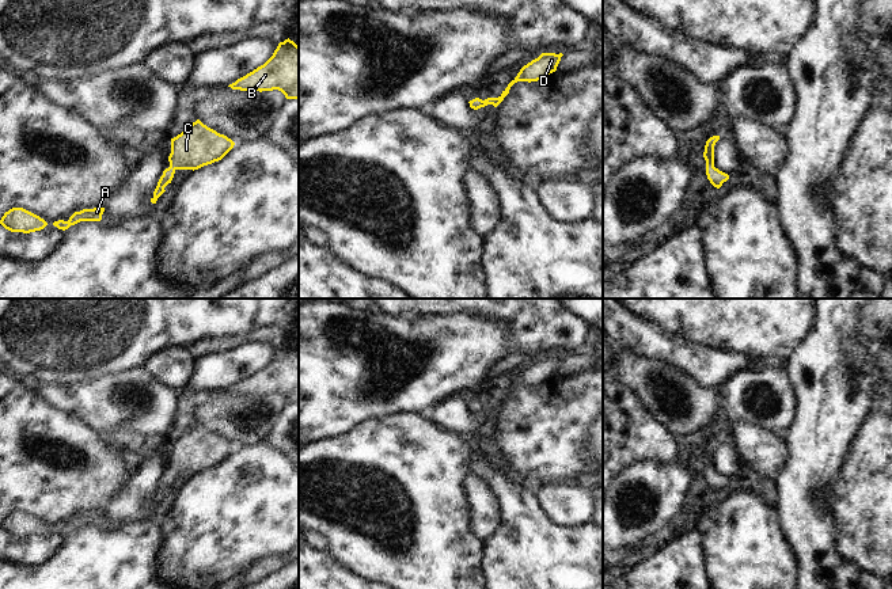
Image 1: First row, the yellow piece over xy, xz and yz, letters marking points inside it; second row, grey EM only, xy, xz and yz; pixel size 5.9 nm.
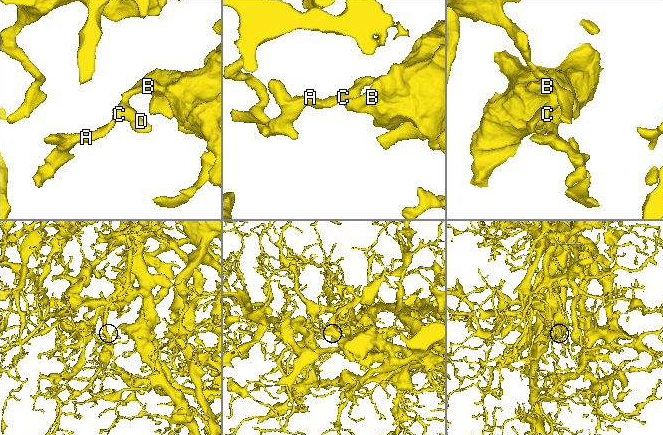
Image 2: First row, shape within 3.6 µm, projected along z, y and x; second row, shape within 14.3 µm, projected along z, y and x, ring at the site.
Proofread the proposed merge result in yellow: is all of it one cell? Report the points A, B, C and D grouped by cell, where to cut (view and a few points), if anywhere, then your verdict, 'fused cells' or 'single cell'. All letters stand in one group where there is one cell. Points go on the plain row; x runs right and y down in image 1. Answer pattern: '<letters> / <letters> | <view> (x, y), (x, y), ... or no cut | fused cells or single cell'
A B C D | no cut | single cell

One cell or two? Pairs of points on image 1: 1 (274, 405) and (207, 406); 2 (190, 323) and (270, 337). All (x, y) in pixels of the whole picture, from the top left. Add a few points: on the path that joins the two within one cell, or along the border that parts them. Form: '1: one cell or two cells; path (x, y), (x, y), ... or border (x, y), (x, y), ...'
1: one cell; path (258, 403), (255, 406), (223, 406)
2: two cells; border (280, 329), (259, 329), (247, 335), (217, 338)

